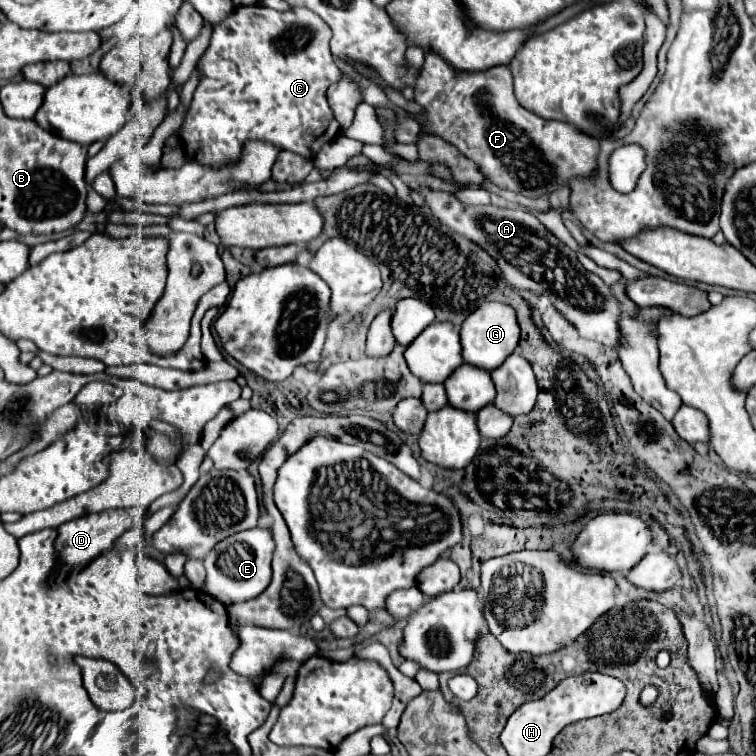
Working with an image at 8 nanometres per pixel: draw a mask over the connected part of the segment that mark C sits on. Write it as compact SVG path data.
M240 6L232 16L216 24L210 46L198 60L200 82L182 124L180 142L186 156L206 168L224 168L242 156L248 140L262 140L274 144L278 150L314 160L320 148L342 130L326 102L328 86L340 80L340 70L332 60L328 42L330 28L314 12L306 12L306 8L278 12L262 6Z

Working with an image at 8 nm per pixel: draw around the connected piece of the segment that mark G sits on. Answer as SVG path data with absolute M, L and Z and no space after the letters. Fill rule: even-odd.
M486 302L478 310L474 310L464 322L460 330L462 340L462 358L466 364L472 364L480 370L492 372L502 364L516 348L520 340L520 328L514 316L514 310L500 302Z

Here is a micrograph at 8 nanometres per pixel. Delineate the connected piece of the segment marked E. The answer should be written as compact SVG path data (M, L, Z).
M252 528L252 530L238 532L234 536L228 536L226 540L218 542L204 558L206 582L202 590L218 598L226 606L232 602L242 602L258 596L260 592L266 590L266 586L272 580L270 562L272 562L274 548L276 544L272 540L272 532L266 528Z

